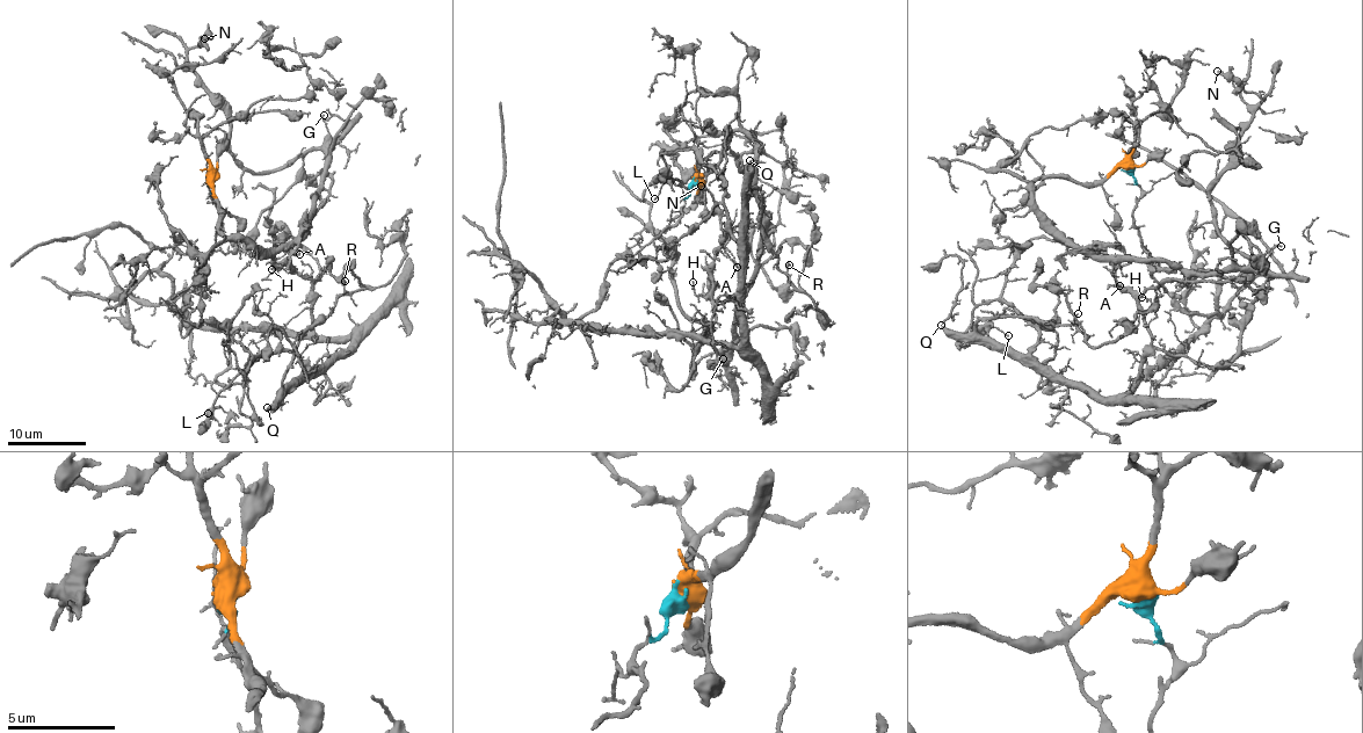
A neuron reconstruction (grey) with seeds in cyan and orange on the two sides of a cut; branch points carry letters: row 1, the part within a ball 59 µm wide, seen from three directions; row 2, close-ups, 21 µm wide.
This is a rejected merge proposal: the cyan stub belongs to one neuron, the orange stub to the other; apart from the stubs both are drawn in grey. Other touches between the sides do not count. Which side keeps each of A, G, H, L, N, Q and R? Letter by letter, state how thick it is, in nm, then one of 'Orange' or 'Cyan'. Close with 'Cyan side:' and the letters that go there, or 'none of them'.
A: Thickness 130 nm. Cyan
G: Thickness 170 nm. Orange
H: Thickness 150 nm. Cyan
L: Thickness 120 nm. Cyan
N: Thickness 240 nm. Orange
Q: Thickness 360 nm. Cyan
R: Thickness 120 nm. Cyan
Cyan side: A, H, L, Q, R

